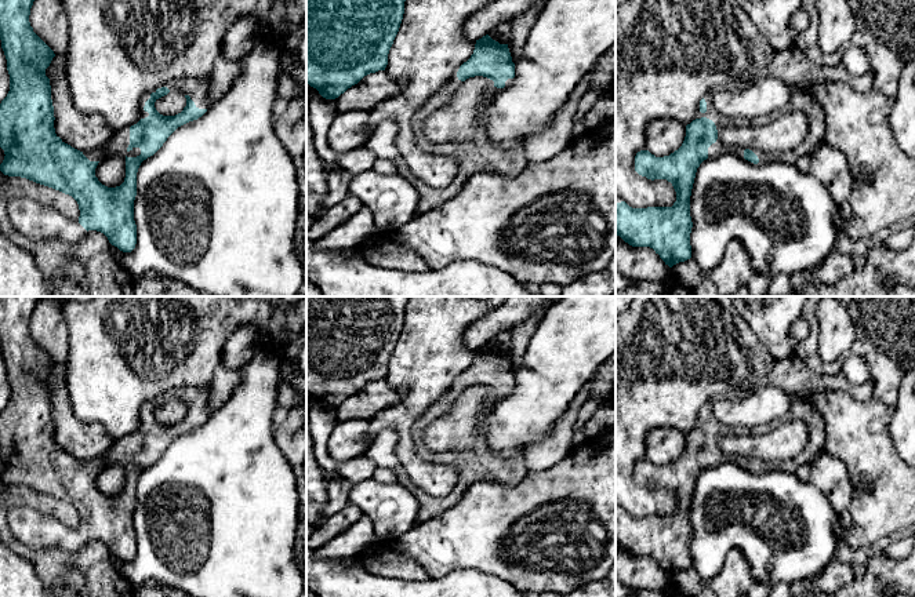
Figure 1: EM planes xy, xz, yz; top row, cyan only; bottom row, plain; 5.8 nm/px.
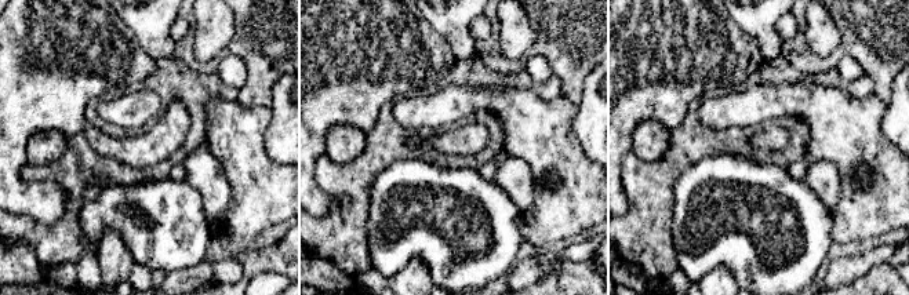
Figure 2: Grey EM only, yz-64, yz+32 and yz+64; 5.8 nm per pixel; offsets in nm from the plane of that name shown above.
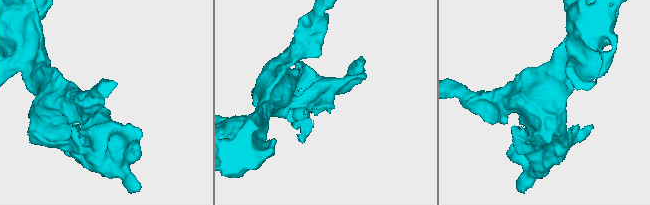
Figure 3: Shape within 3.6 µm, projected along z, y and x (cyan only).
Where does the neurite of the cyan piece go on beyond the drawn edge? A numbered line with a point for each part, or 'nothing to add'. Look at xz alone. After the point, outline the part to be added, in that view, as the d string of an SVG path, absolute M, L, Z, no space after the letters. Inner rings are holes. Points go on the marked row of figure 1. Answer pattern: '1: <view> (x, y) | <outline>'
1: xz (435, 102) | M460 66L453 72L447 83L435 95L432 95L413 117L413 128L417 134L415 145L426 153L436 153L436 150L429 141L421 136L425 120L429 114L443 108L447 99L461 85L462 81L457 77L458 69Z

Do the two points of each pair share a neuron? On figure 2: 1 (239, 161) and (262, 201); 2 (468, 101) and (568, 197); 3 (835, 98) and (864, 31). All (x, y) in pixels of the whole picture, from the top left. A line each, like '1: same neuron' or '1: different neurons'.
1: same neuron
2: same neuron
3: different neurons

